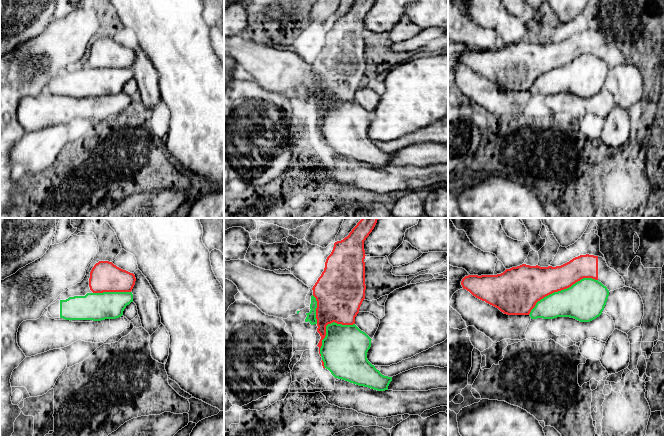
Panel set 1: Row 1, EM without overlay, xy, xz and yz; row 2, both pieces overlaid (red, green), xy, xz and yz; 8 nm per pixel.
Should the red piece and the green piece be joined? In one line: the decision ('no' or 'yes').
no

